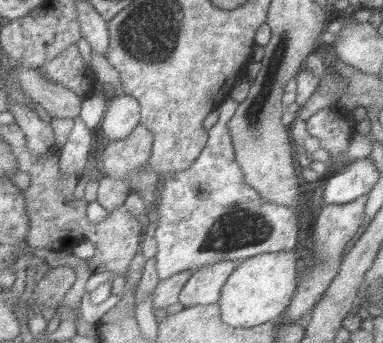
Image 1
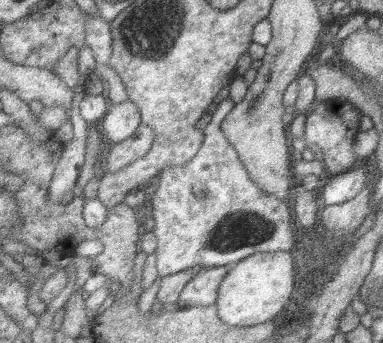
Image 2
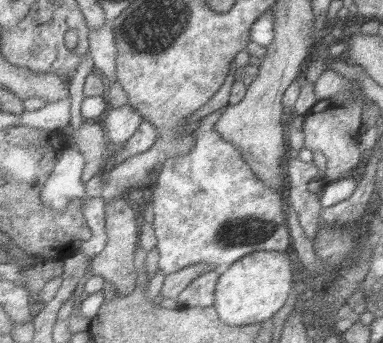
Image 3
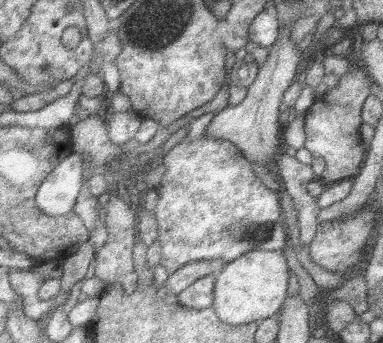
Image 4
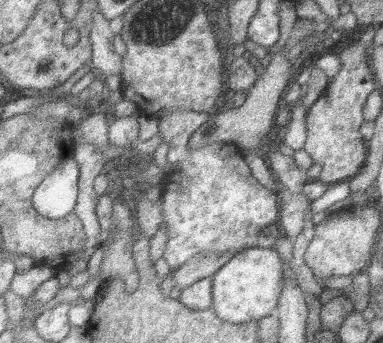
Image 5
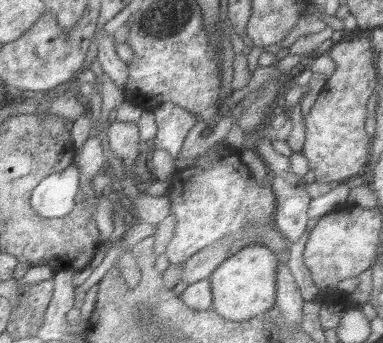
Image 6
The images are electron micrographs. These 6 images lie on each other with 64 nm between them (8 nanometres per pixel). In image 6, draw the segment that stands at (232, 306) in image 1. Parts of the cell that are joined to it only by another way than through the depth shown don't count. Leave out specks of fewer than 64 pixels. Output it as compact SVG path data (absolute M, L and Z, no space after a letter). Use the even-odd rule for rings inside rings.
M247 246L235 256L225 260L219 270L211 276L215 290L215 312L223 316L223 320L247 322L259 316L269 316L277 308L279 300L279 256L265 246Z

